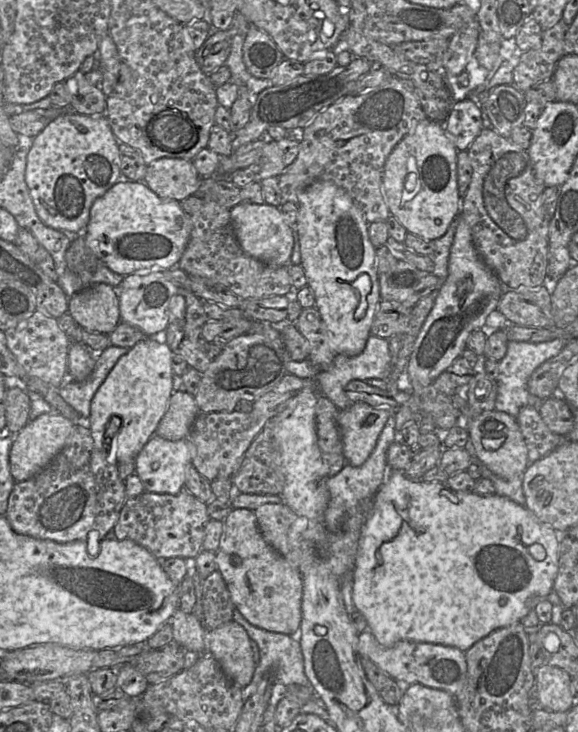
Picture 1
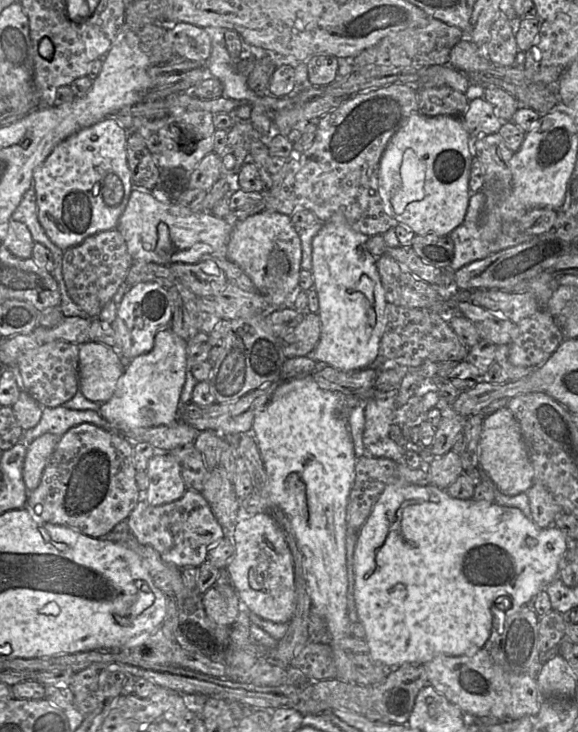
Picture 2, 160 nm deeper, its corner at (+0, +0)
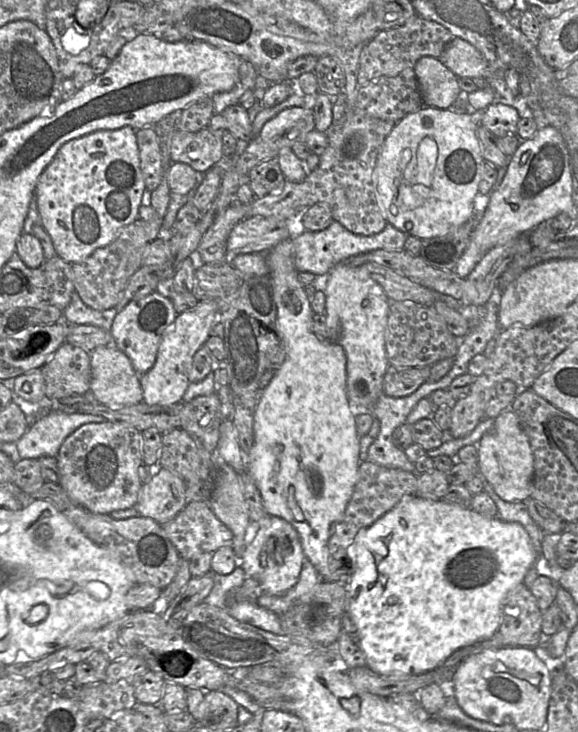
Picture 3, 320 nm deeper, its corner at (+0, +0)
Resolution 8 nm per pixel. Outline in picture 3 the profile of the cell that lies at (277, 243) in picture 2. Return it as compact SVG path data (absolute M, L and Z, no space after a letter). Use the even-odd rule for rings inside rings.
M289 238L278 243L274 248L266 253L266 261L269 269L269 276L272 280L274 300L277 307L277 326L281 335L281 340L286 349L284 362L276 370L273 378L263 391L260 392L257 405L254 411L253 432L254 443L247 455L247 471L258 487L263 506L268 515L280 517L289 522L297 531L304 556L315 567L321 579L329 577L329 550L328 541L333 534L333 528L342 519L347 504L353 494L354 487L358 481L359 471L359 448L360 441L356 430L356 413L347 395L346 383L346 355L343 348L335 342L320 341L311 330L311 316L314 313L311 304L298 281L298 271L294 265L294 243L293 238Z

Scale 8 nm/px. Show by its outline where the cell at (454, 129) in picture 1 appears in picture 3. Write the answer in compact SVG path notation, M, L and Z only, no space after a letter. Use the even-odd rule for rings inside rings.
M500 102L487 106L481 115L480 123L497 137L517 134L520 115L516 108Z

